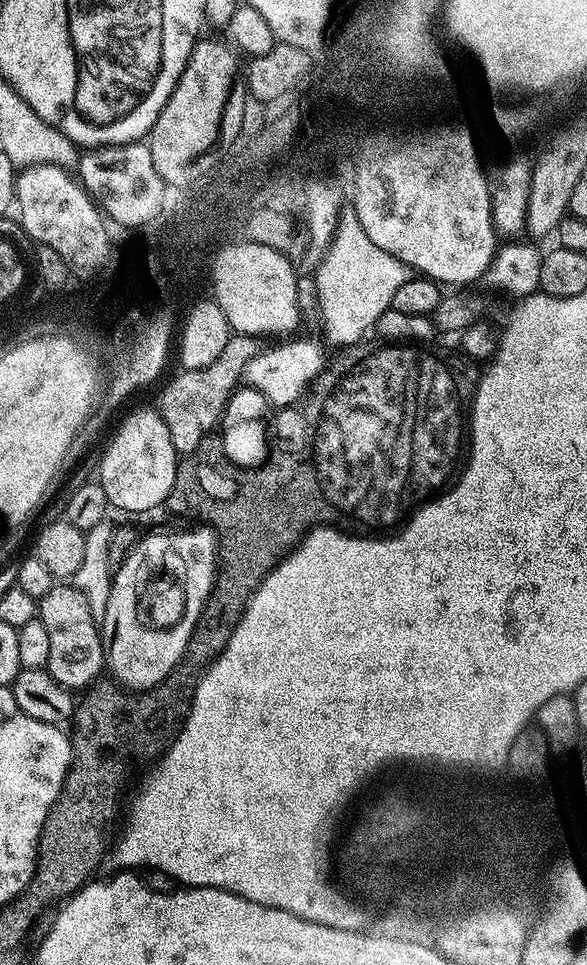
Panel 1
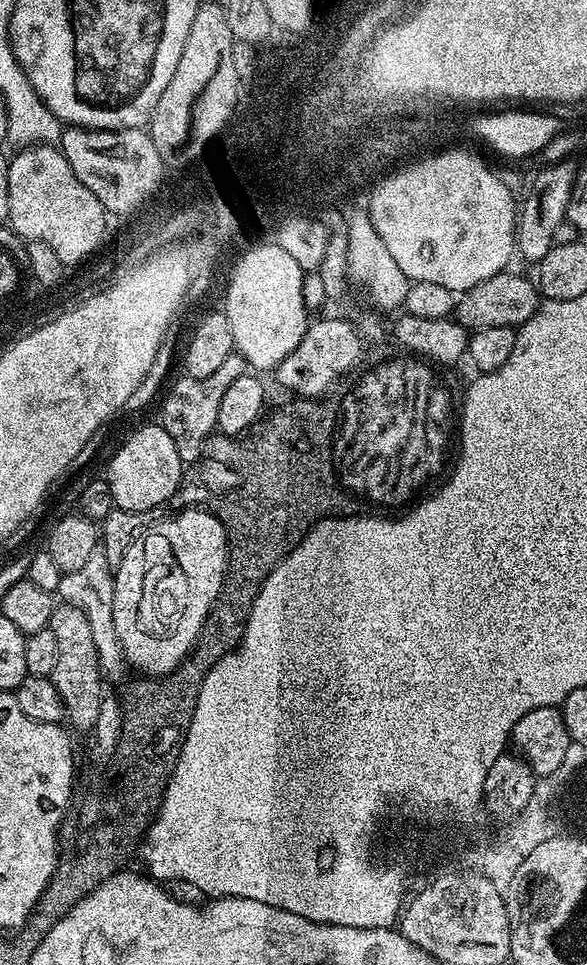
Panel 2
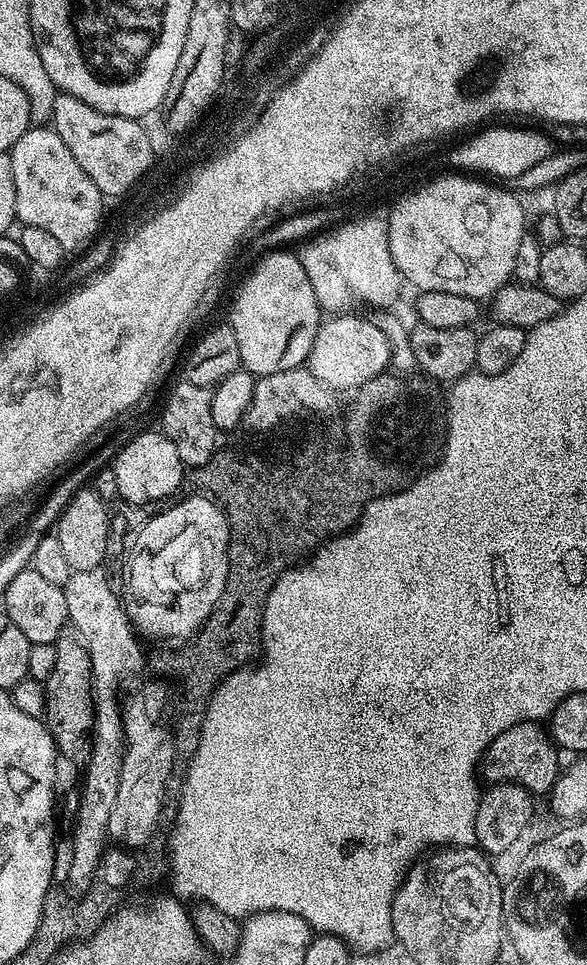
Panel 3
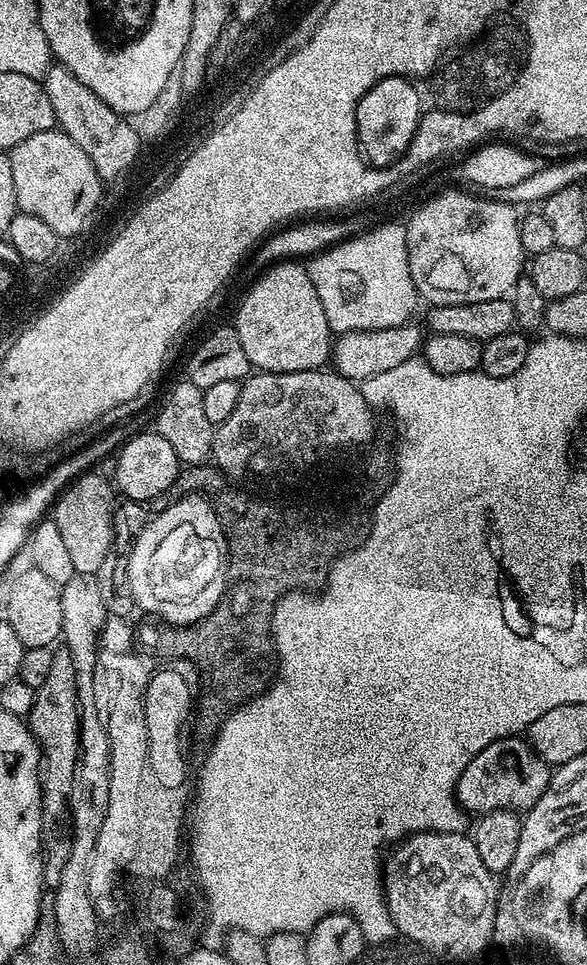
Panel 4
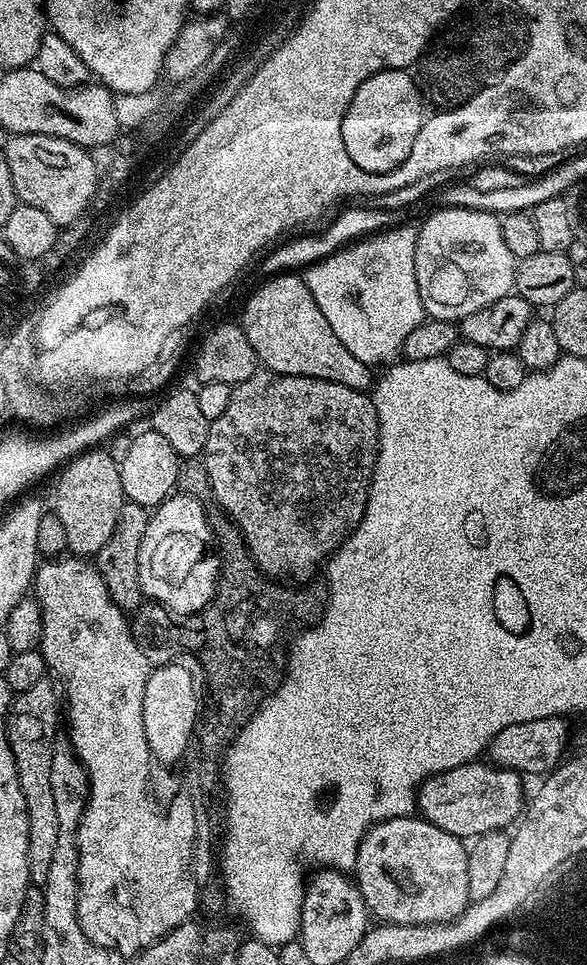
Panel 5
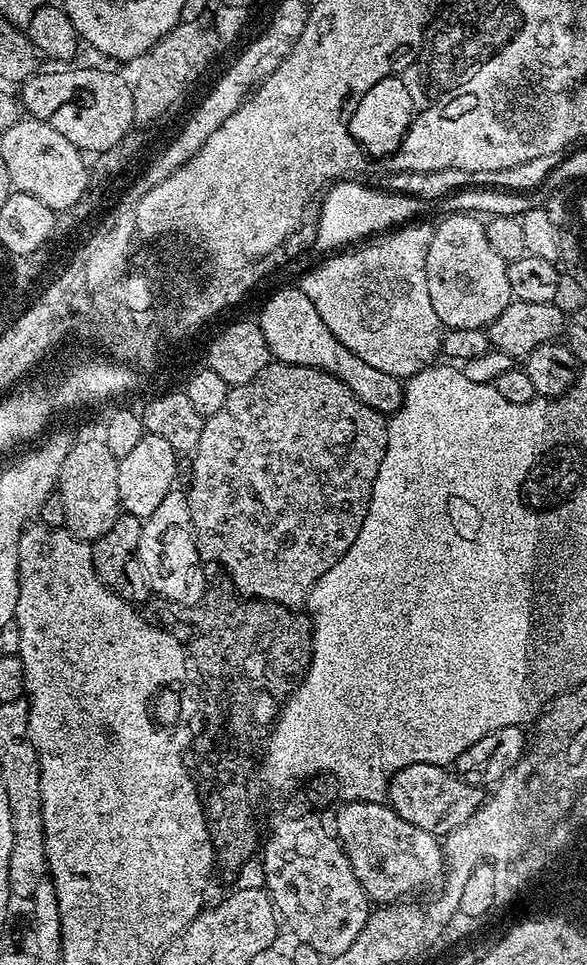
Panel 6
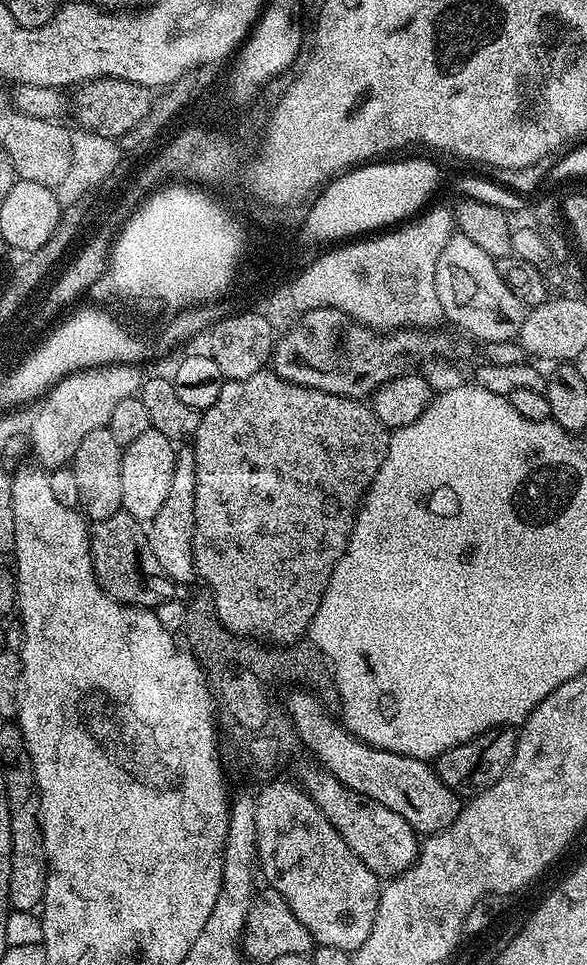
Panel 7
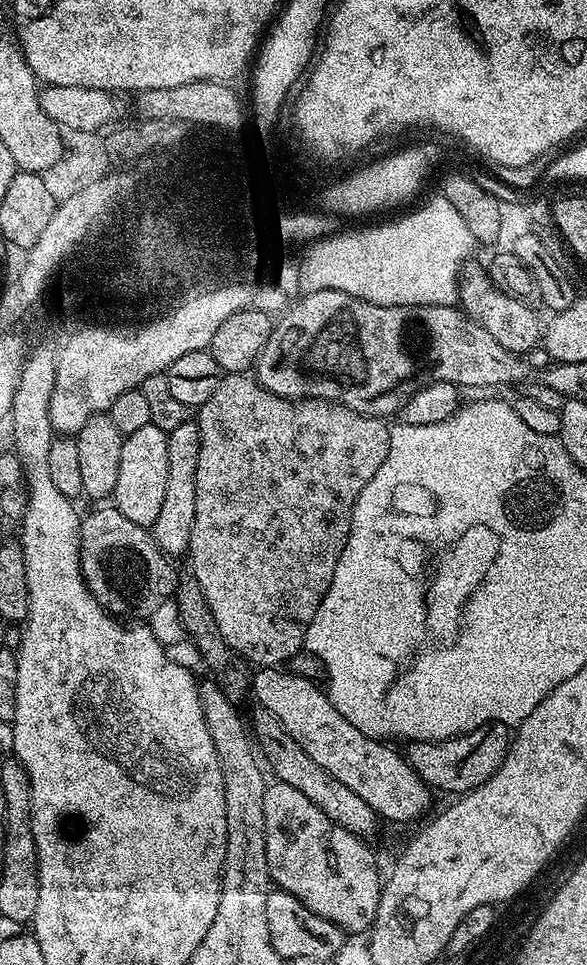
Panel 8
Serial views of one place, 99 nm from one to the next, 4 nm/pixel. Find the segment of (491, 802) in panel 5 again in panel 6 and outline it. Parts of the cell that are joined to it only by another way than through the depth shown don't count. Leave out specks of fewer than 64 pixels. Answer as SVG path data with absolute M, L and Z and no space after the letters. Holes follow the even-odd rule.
M411 764L396 772L388 787L387 803L406 822L414 822L433 834L447 834L465 824L476 813L477 789L463 776L439 764Z

